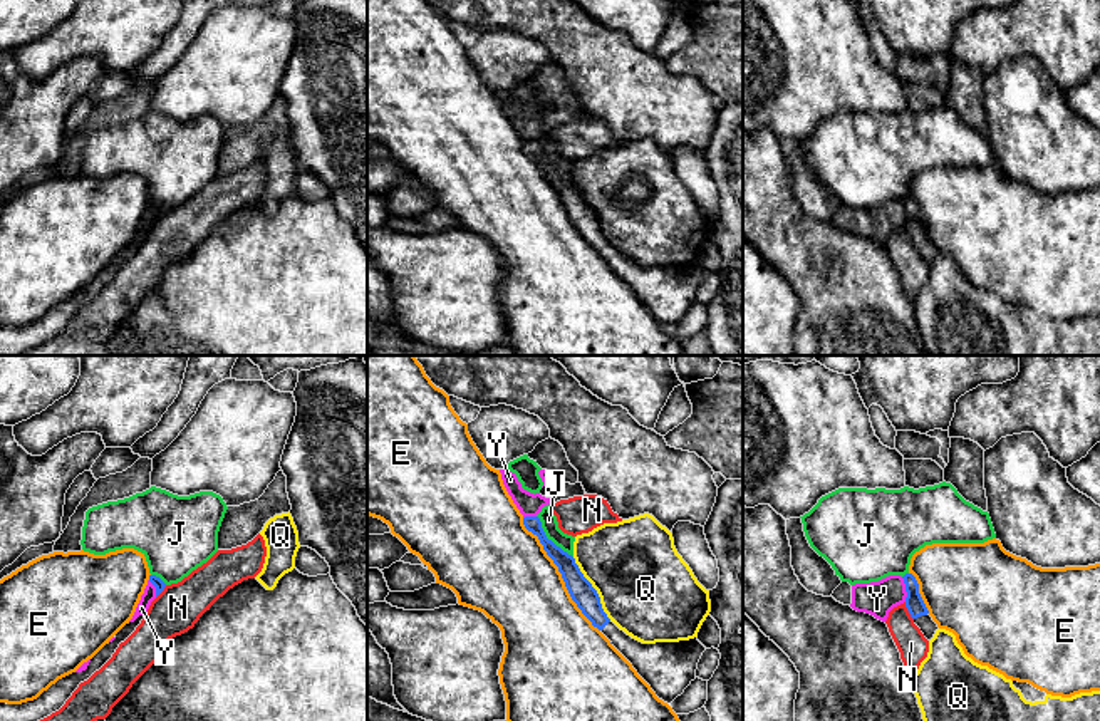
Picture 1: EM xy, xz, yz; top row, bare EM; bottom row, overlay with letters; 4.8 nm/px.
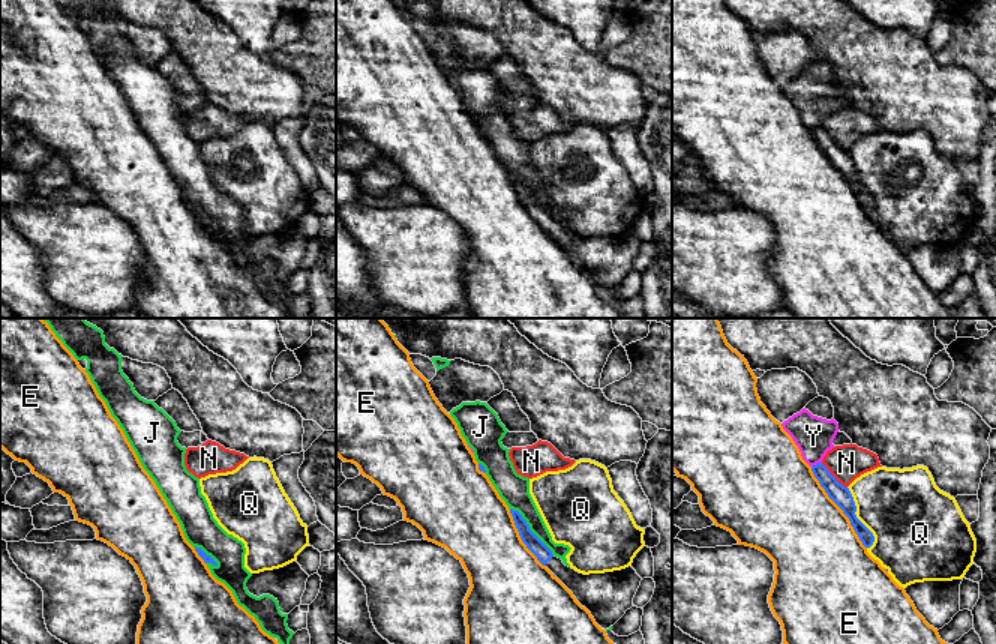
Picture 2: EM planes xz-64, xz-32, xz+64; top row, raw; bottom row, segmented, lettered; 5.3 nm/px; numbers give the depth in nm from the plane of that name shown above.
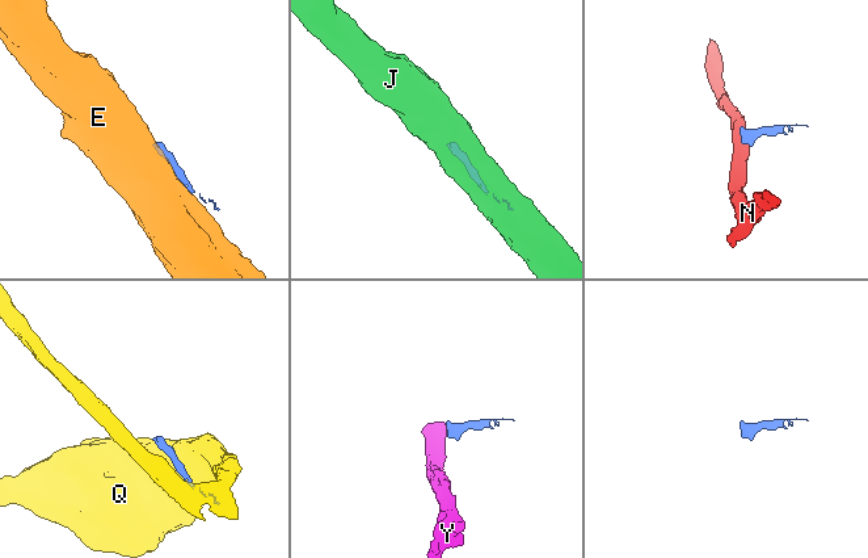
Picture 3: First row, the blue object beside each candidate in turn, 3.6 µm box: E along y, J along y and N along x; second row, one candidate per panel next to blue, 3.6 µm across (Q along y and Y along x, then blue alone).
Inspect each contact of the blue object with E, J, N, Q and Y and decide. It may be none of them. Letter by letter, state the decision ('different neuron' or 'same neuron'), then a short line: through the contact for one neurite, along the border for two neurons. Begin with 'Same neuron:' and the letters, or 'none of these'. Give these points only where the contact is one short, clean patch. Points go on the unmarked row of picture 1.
Same neuron: none of these
E: different neuron
J: different neuron
N: different neuron | yz (904, 227), (913, 243)
Q: different neuron
Y: different neuron | yz (901, 202), (906, 212), (906, 225)

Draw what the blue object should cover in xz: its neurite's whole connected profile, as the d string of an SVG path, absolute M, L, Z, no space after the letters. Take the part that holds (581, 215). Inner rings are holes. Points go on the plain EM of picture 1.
M525 141L523 149L538 161L547 179L562 198L565 211L582 235L612 270L632 288L659 324L671 329L696 303L698 287L706 272L698 262L679 267L642 268L620 255L604 236L600 221L584 201L575 183L547 163L538 141Z

